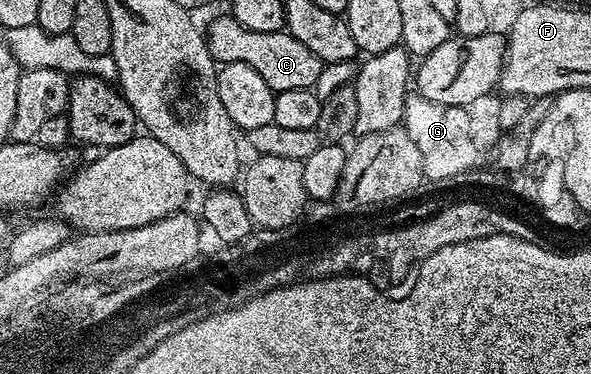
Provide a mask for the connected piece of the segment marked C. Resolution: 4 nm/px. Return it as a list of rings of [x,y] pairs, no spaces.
[[[228,16],[217,18],[207,27],[205,34],[206,44],[209,46],[210,56],[217,64],[226,62],[238,62],[247,64],[263,76],[265,83],[274,92],[290,90],[291,88],[303,88],[311,90],[315,80],[319,80],[319,72],[323,63],[311,48],[306,48],[295,40],[285,30],[279,32],[251,32],[251,28],[243,28],[239,20]]]

